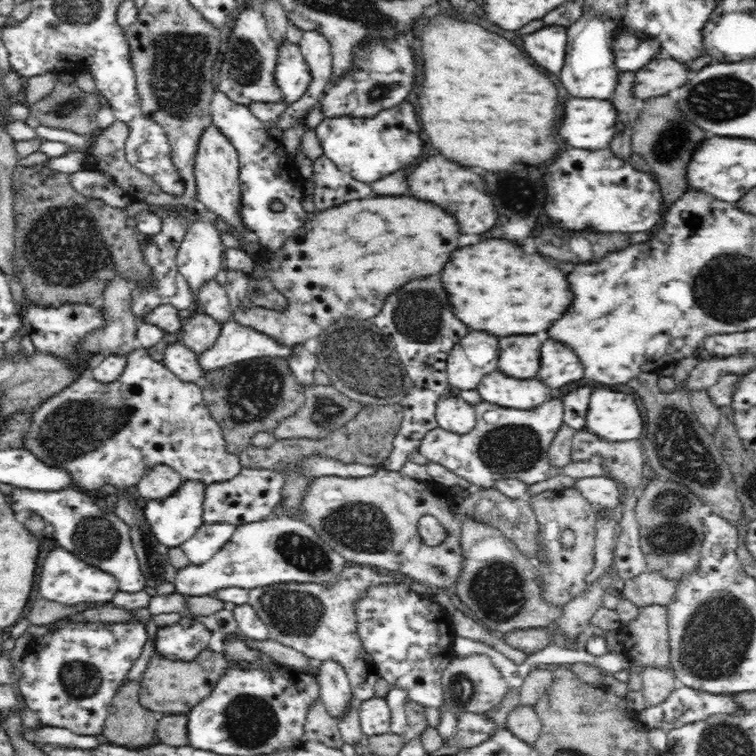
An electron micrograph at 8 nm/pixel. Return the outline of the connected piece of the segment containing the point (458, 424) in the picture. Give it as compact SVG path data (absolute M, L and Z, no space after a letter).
M452 394L437 402L435 419L438 427L451 433L465 435L475 427L475 407Z

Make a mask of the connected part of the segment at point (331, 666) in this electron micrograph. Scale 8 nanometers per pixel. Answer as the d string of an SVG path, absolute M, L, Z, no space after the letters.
M328 658L317 662L319 671L317 681L319 696L324 701L327 709L338 719L346 702L350 700L353 691L346 669L337 660Z

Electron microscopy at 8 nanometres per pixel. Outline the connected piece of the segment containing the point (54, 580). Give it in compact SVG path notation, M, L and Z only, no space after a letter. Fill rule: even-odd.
M59 546L48 552L46 560L42 564L42 570L40 570L40 580L38 580L38 587L35 592L44 599L64 605L84 602L99 602L102 604L111 602L118 589L116 580L110 574L83 562L74 553Z

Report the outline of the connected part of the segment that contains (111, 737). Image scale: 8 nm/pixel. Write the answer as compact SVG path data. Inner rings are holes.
M127 681L118 689L105 720L105 741L129 749L152 743L160 714L142 705L140 695L140 681Z

